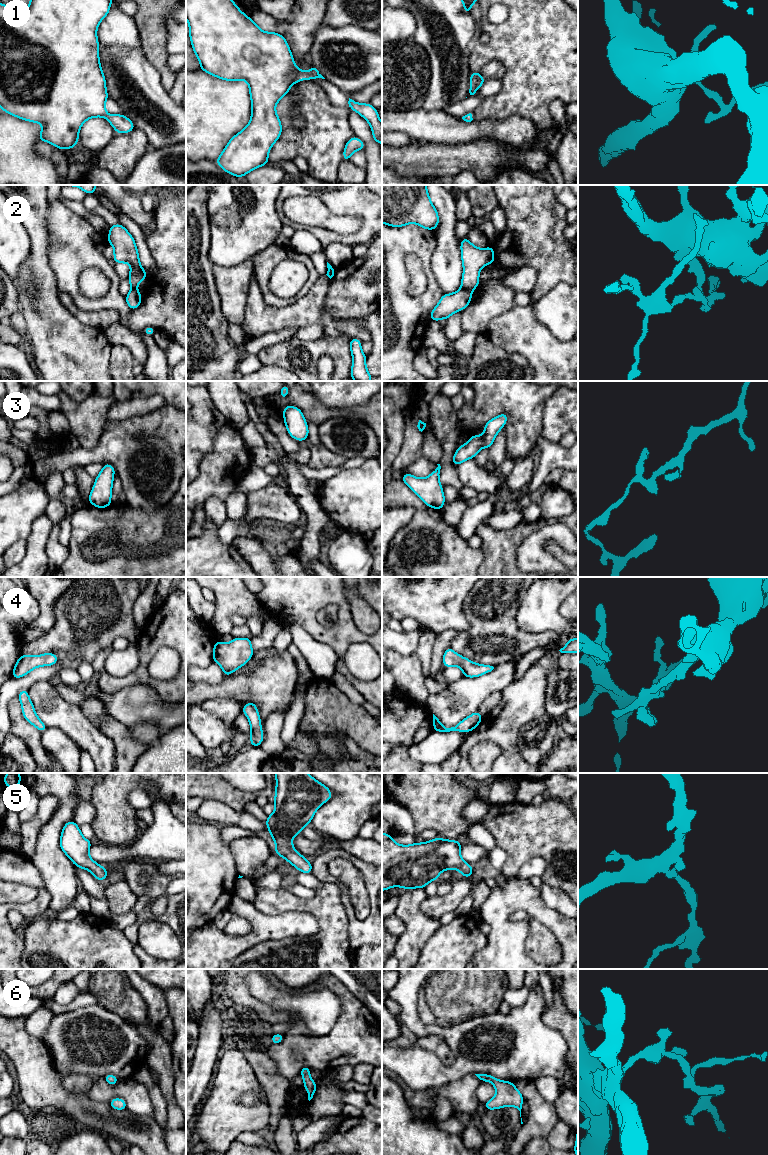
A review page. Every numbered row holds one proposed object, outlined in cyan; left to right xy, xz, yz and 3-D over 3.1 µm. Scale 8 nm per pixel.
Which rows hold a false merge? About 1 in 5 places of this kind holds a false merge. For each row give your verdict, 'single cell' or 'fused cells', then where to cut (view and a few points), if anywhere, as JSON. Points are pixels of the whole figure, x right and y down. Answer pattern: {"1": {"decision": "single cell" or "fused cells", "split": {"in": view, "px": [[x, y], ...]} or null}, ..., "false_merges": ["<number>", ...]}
{"1": {"decision": "single cell", "split": null}, "2": {"decision": "fused cells", "split": {"in": "yz", "px": [[462, 287], [471, 290]]}}, "3": {"decision": "single cell", "split": null}, "4": {"decision": "single cell", "split": null}, "5": {"decision": "single cell", "split": null}, "6": {"decision": "single cell", "split": null}, "false_merges": ["2"]}

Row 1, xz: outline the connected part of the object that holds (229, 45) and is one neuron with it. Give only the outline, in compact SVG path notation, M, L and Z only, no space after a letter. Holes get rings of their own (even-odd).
M186 0L186 19L200 69L227 81L245 80L249 85L251 120L230 139L215 160L225 172L244 177L250 171L269 164L270 149L282 133L282 125L275 110L278 101L288 94L295 82L325 78L314 65L307 72L298 69L285 37L279 33L262 31L233 0Z

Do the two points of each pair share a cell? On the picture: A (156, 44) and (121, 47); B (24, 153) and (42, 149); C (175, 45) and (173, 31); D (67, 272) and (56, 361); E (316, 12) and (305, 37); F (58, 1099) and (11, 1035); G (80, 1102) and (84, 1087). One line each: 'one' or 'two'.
A: two
B: two
C: one
D: two
E: one
F: one
G: two

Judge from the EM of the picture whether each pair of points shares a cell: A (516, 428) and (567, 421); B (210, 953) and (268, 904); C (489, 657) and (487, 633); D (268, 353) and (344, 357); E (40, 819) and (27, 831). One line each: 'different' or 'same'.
A: different
B: different
C: same
D: same
E: same

